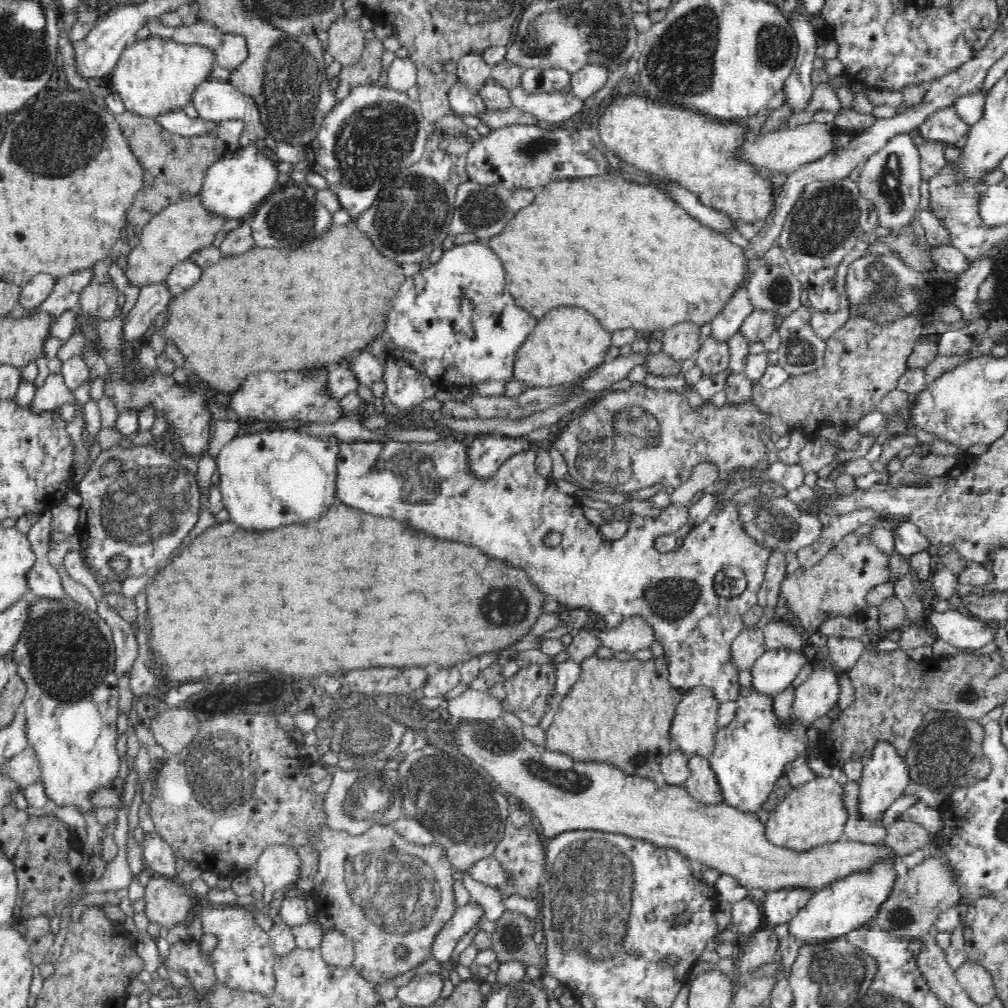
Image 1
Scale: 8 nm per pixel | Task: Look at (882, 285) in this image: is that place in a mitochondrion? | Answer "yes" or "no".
yes

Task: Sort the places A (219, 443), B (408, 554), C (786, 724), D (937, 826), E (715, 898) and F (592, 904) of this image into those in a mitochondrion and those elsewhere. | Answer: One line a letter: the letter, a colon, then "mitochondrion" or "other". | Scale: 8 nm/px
A: other
B: other
C: other
D: other
E: other
F: mitochondrion

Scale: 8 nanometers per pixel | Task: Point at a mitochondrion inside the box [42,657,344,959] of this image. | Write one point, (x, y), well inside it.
(220, 778)

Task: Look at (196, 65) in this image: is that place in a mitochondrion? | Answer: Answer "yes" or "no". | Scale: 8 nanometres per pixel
no

